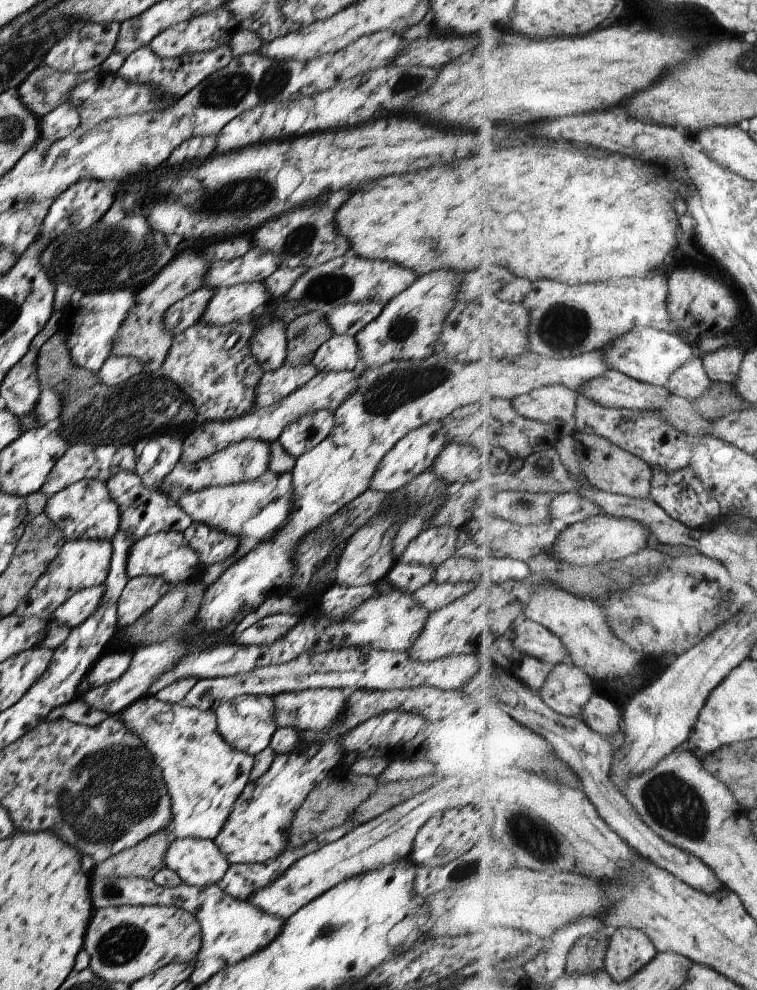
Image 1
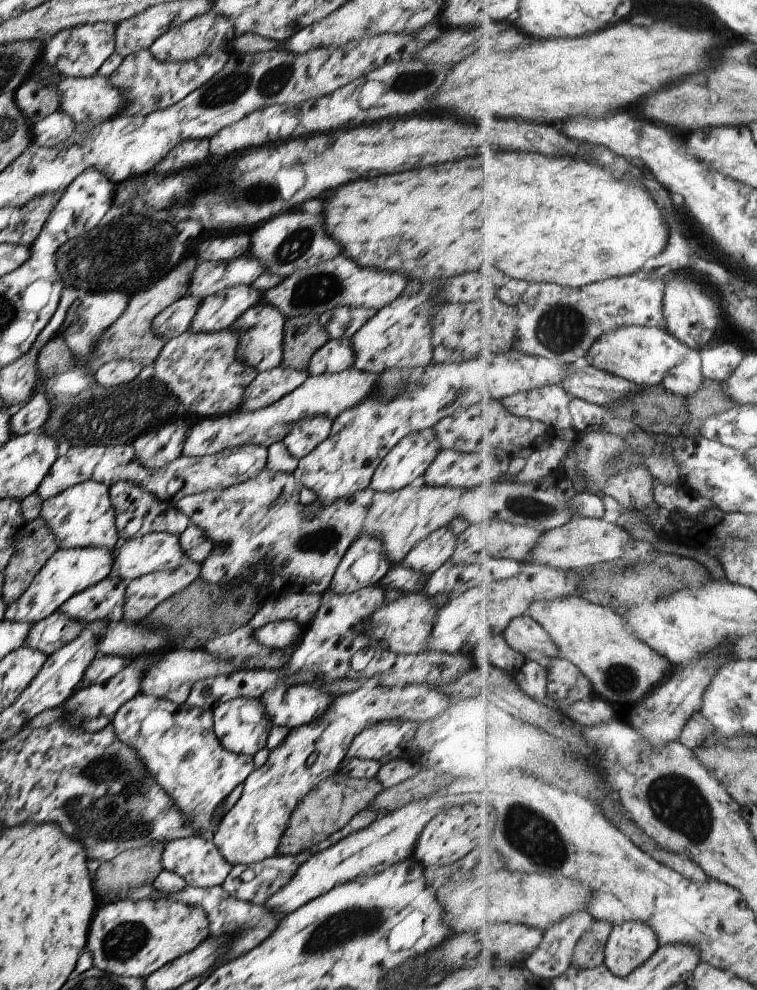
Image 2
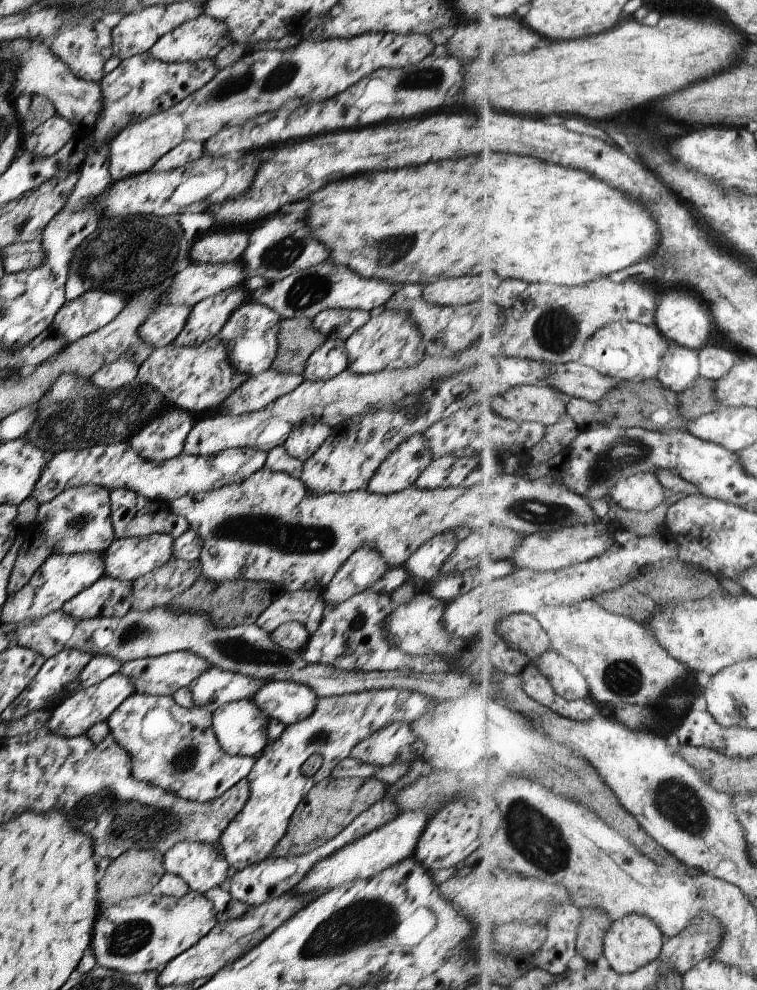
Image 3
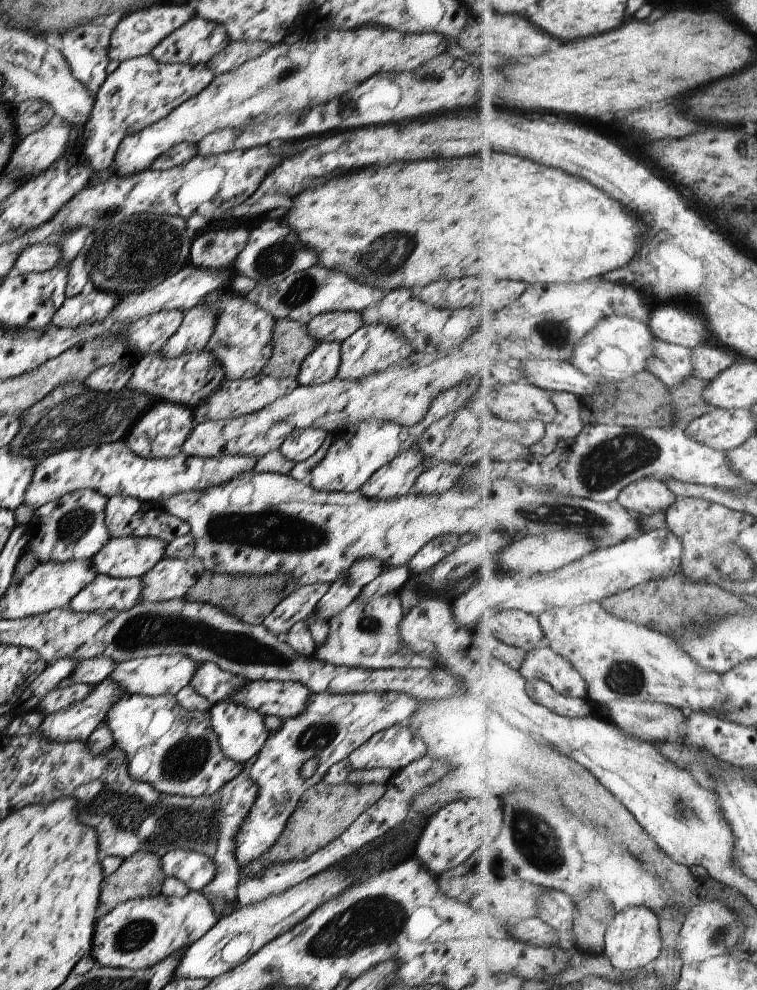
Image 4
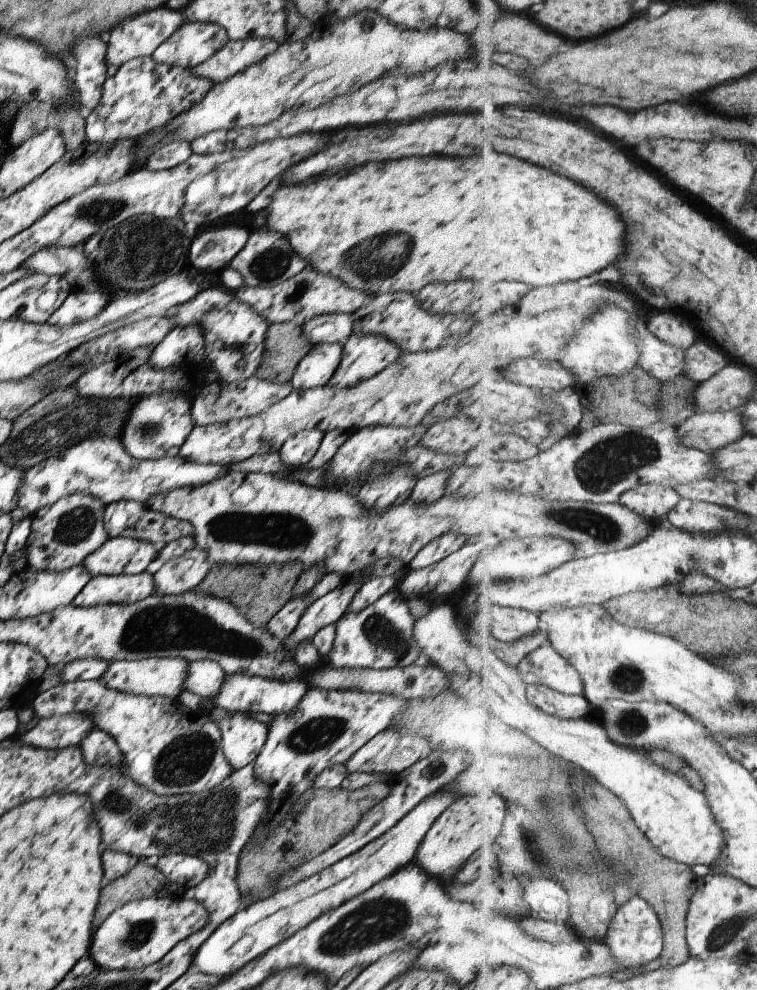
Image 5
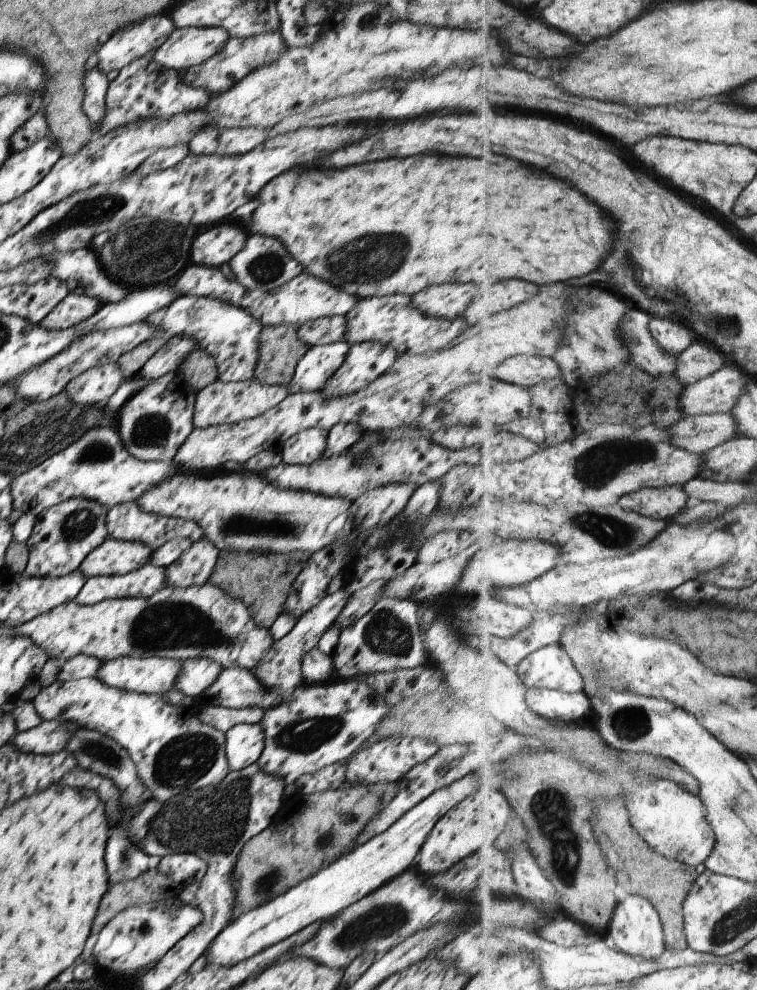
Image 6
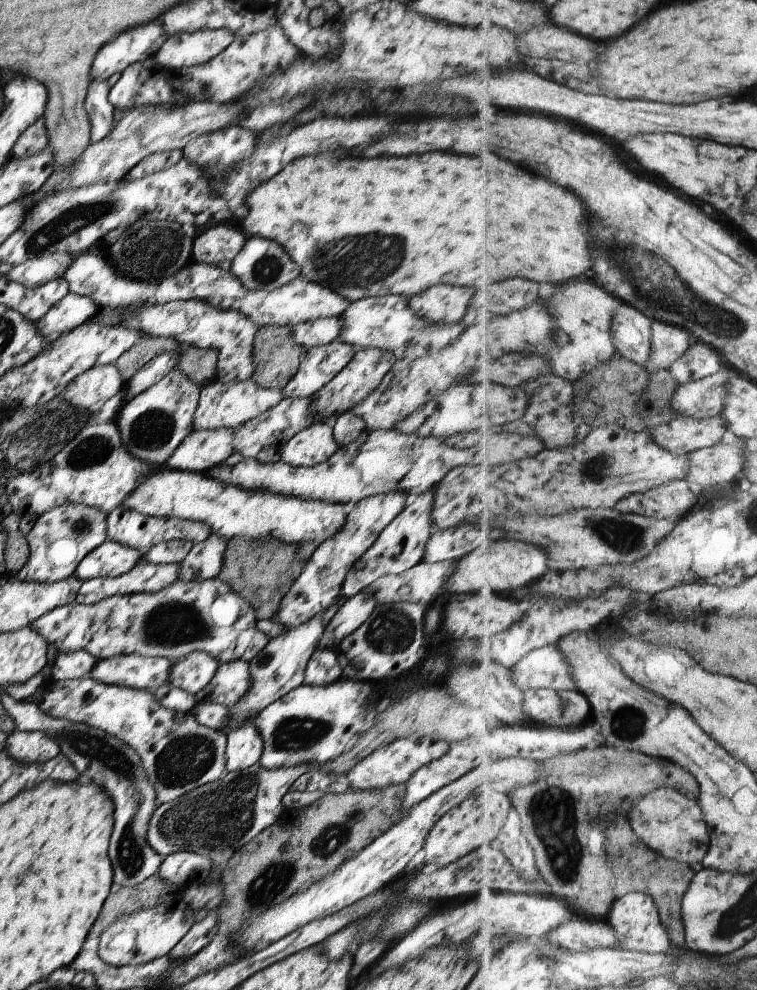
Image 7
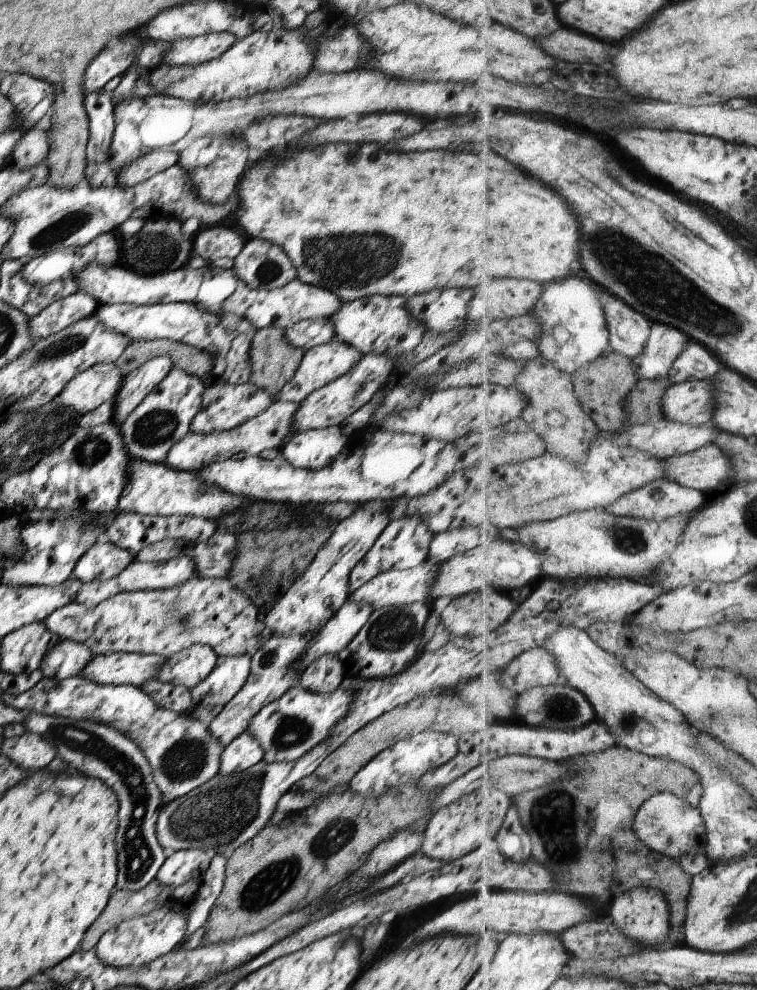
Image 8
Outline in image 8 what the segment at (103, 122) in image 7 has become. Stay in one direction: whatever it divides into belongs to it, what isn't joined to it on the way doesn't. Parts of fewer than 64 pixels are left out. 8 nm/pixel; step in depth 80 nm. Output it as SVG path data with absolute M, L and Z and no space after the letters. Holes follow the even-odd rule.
M101 90L84 94L83 108L88 121L85 184L93 188L116 186L116 174L109 164L109 142L114 130L111 96Z

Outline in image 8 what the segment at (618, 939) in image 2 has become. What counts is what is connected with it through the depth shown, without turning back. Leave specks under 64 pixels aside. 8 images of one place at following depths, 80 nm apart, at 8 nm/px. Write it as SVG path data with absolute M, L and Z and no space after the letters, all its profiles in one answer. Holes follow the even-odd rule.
M634 888L611 901L608 919L639 946L659 946L670 937L669 904L655 888Z

